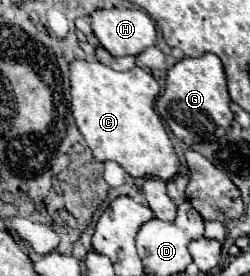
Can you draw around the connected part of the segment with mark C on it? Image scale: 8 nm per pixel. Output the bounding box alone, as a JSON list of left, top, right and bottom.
[69,60,181,180]

